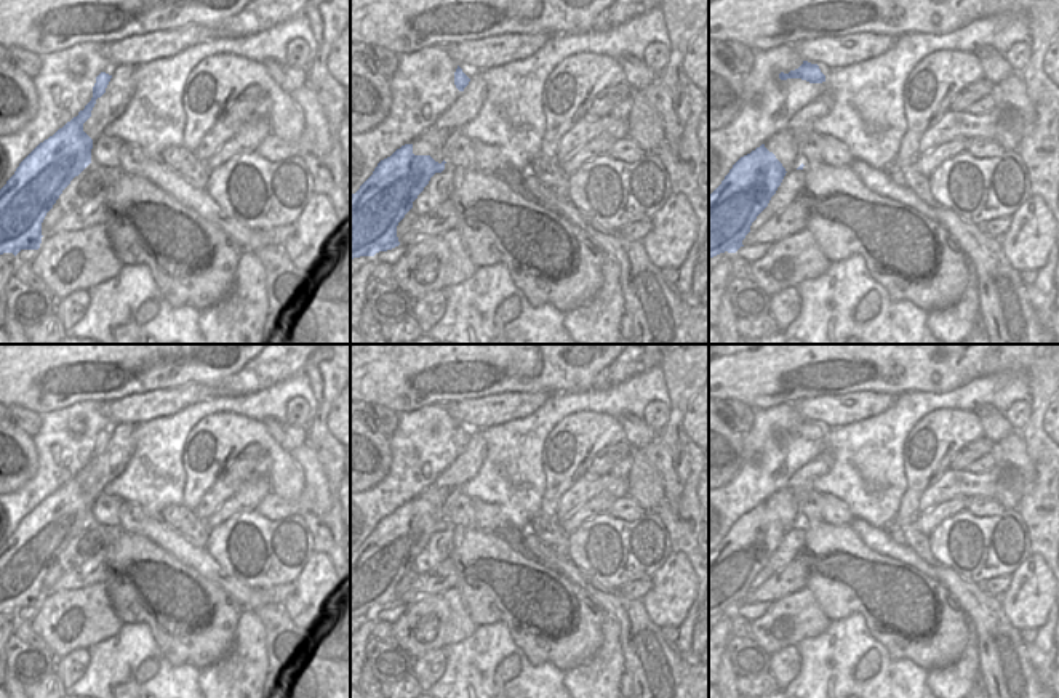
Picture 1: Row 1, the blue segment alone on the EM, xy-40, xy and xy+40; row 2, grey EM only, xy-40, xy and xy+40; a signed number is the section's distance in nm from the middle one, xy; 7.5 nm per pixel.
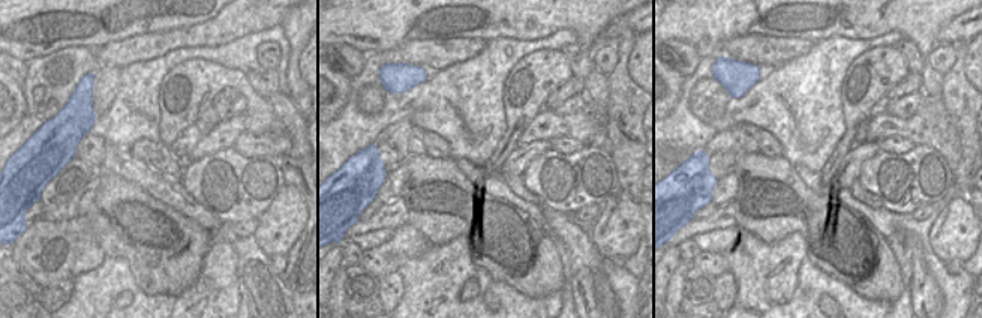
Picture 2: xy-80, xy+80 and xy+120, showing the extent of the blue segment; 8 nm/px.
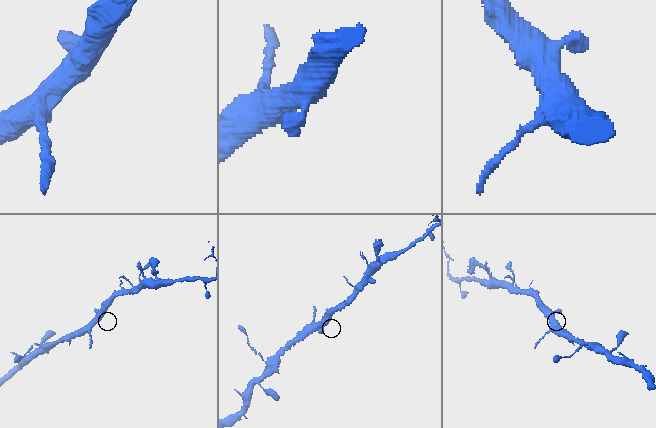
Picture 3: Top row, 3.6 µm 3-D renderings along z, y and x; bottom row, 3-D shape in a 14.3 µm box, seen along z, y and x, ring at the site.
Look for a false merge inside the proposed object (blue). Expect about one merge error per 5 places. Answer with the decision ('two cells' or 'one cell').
one cell

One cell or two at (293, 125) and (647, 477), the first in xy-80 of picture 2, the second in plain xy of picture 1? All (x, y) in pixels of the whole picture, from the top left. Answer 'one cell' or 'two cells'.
two cells

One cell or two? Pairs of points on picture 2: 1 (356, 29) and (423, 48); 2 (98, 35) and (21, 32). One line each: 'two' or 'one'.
1: two
2: one

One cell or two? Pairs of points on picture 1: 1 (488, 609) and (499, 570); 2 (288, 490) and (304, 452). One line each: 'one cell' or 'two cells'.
1: one cell
2: two cells

